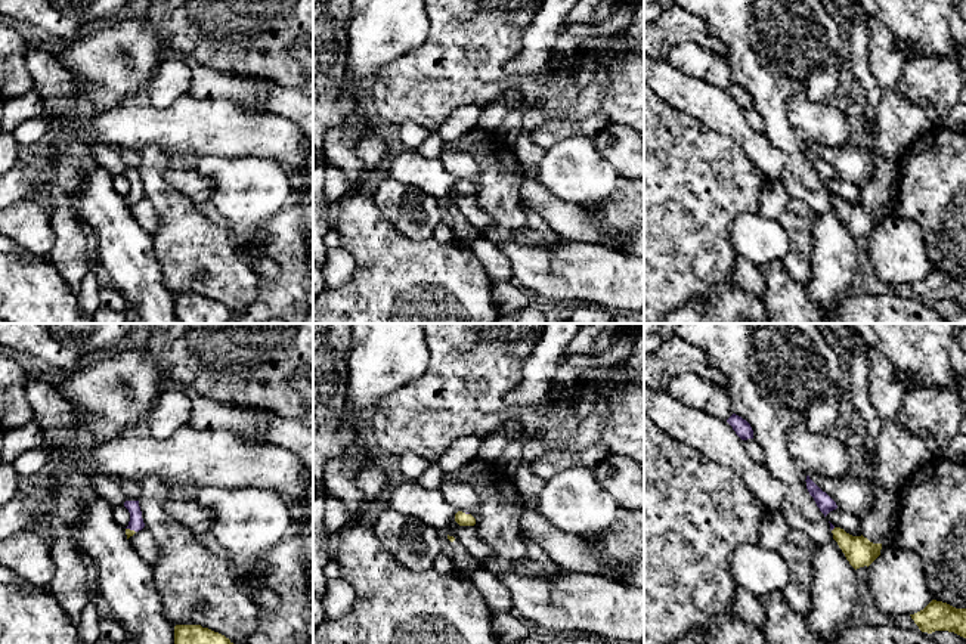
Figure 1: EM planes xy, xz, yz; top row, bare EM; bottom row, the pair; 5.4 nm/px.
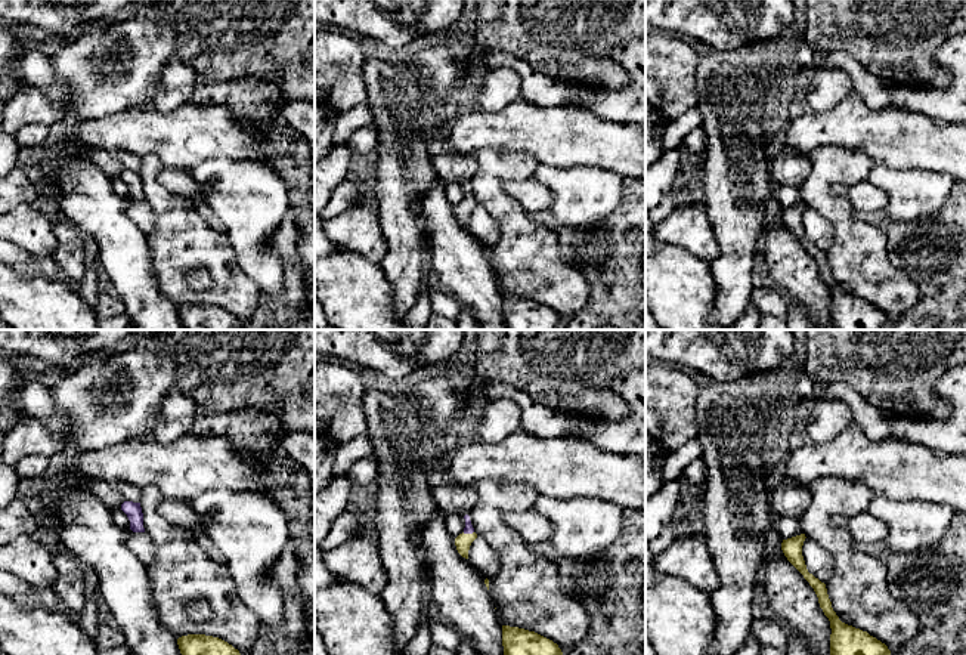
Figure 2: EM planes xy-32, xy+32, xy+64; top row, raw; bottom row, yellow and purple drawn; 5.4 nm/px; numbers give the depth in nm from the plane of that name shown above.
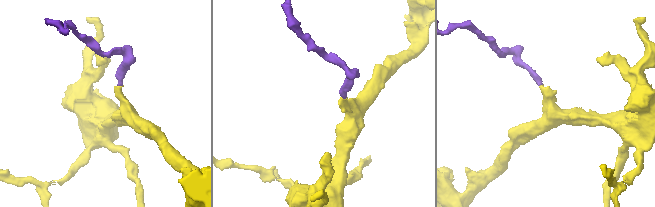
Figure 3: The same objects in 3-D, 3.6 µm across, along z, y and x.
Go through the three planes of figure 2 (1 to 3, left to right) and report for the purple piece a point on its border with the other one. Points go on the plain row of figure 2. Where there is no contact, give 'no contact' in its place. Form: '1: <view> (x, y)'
1: no contact
2: xy+32 (467, 203)
3: no contact

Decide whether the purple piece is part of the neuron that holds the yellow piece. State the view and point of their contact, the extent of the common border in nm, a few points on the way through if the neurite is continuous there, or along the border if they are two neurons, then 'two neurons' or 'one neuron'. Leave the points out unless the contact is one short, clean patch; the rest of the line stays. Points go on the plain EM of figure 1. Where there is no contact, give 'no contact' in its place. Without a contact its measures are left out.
meets yellow in xy at (129, 198); contact 60 nm long; runs through xy (129, 201), (129, 198), (136, 192); one neuron

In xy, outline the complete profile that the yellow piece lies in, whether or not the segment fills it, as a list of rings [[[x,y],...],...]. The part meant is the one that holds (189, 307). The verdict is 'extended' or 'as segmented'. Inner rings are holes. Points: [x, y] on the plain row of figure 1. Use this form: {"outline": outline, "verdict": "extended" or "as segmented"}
{"outline": [[[176,294],[174,313],[179,323],[232,323],[236,316],[225,304],[201,294]]], "verdict": "as segmented"}

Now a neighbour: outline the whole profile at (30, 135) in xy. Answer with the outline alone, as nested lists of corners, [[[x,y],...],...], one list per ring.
[[[34,118],[21,123],[12,134],[27,152],[44,145],[47,129],[49,121],[46,118]]]

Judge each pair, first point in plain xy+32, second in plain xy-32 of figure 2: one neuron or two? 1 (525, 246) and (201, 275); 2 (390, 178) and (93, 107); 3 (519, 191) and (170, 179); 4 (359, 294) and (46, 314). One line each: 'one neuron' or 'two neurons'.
1: two neurons
2: two neurons
3: one neuron
4: one neuron

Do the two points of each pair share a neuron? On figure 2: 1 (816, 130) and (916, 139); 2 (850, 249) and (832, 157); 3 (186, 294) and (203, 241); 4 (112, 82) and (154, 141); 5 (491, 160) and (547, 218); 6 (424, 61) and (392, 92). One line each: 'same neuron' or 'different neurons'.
1: same neuron
2: same neuron
3: same neuron
4: different neurons
5: different neurons
6: different neurons

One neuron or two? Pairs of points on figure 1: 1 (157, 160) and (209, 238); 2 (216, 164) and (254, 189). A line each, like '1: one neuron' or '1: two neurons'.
1: one neuron
2: one neuron

